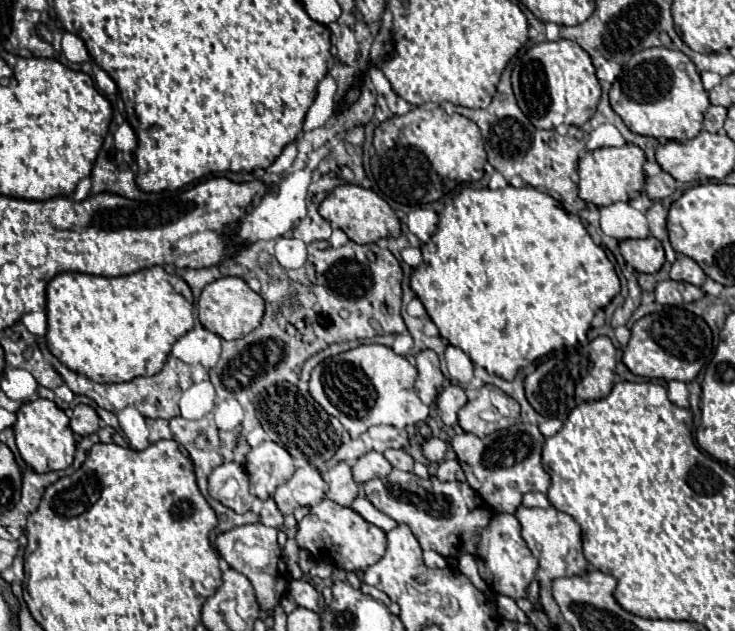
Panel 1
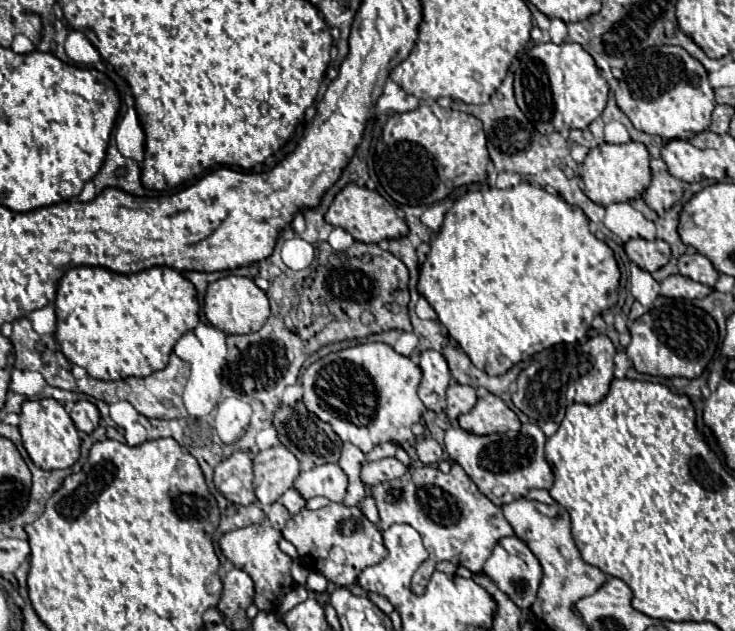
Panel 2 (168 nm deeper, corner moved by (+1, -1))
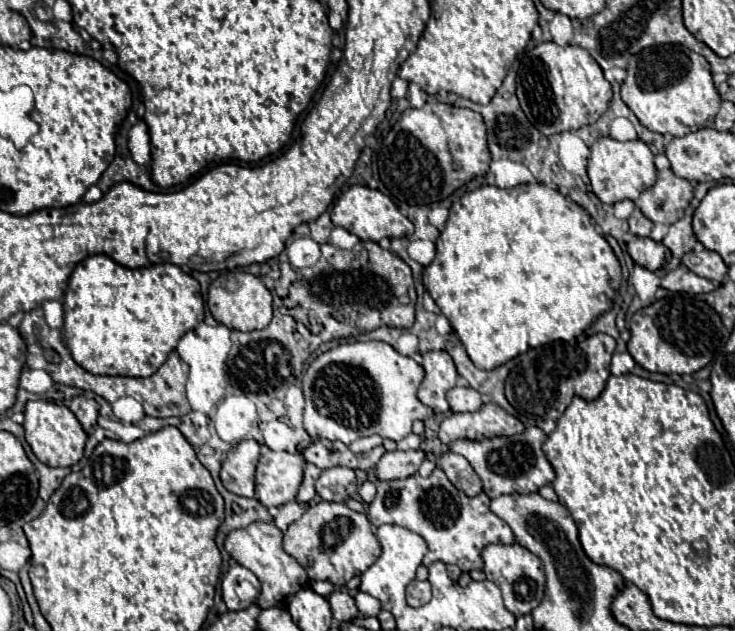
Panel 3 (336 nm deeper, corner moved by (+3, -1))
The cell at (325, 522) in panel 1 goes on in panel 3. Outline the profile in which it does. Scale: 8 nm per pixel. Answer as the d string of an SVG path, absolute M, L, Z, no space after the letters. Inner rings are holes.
M321 501L311 505L301 519L289 525L283 535L283 549L307 571L311 581L331 581L345 585L351 577L361 575L381 555L381 545L371 531L363 513L351 511L345 503Z

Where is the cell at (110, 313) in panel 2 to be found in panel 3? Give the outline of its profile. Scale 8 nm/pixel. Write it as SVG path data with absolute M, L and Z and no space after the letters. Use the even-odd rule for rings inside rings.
M107 255L83 259L65 291L67 347L83 369L93 375L149 377L175 349L181 335L203 321L203 297L199 281L173 263L127 269Z

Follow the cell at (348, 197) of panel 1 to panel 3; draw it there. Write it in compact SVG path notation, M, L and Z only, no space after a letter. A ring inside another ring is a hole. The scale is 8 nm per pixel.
M353 185L343 195L337 197L331 211L331 221L337 227L343 227L357 235L361 241L379 241L383 237L411 237L413 235L413 223L399 213L397 205L383 195L381 191L369 189L365 185Z

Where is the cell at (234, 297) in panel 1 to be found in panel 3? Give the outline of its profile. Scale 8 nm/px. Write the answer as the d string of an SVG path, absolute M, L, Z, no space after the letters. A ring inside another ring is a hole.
M227 271L221 273L211 285L209 285L209 295L207 295L207 305L213 313L213 317L227 325L229 329L237 331L255 331L263 329L269 325L273 317L273 295L265 287L265 283L245 271ZM235 275L235 277L233 277Z

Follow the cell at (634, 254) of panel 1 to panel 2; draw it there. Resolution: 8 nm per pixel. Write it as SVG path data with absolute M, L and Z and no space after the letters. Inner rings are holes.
M631 239L631 241L625 243L627 257L639 269L645 269L649 273L661 269L669 261L669 255L667 253L661 253L661 251L669 251L669 245L665 241L661 241L661 239L653 239L653 241Z

